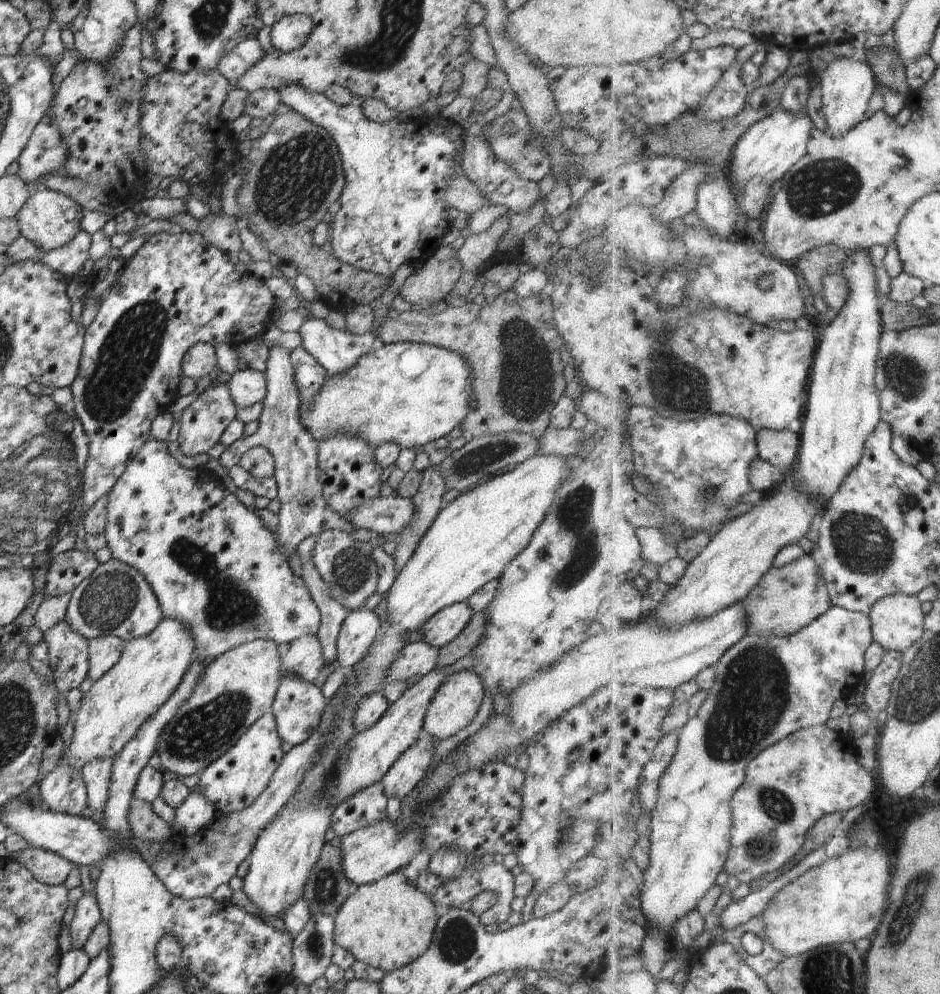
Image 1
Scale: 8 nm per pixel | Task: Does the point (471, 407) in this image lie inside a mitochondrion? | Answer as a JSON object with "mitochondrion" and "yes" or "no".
{"mitochondrion":"no"}

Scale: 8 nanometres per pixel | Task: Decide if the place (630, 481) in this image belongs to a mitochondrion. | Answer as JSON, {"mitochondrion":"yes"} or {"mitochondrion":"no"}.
{"mitochondrion":"no"}

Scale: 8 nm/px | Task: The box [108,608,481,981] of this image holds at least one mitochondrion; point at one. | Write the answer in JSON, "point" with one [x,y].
{"point":[199,734]}

